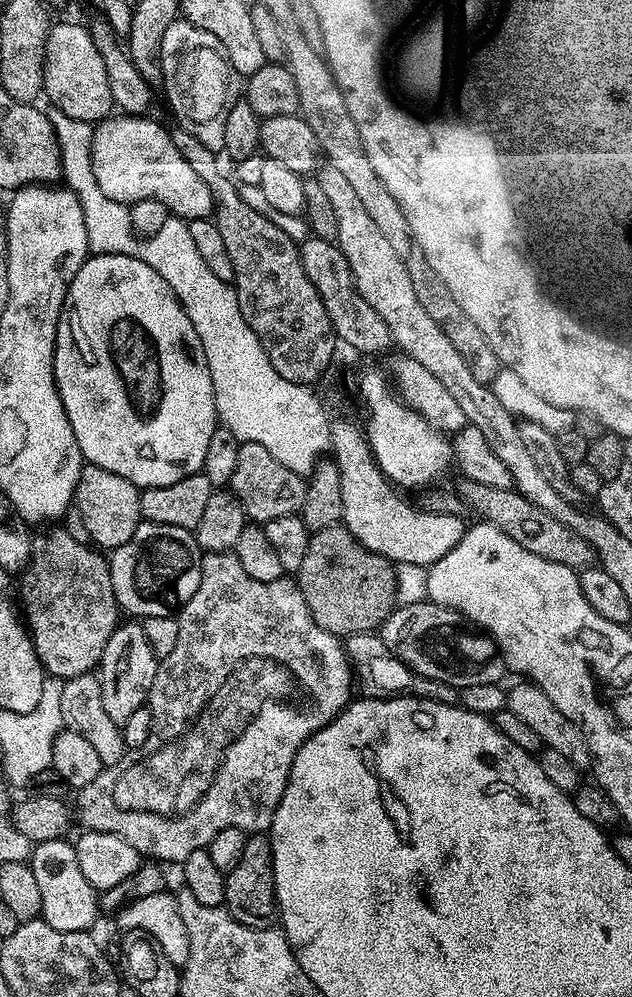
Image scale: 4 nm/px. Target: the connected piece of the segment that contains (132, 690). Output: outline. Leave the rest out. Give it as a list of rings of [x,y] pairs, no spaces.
[[[121,623],[110,634],[102,650],[98,669],[102,686],[102,706],[106,709],[106,715],[121,726],[126,722],[126,718],[134,715],[134,710],[147,705],[148,694],[154,686],[158,663],[158,657],[154,654],[150,642],[146,642],[143,623],[128,623],[132,624]]]

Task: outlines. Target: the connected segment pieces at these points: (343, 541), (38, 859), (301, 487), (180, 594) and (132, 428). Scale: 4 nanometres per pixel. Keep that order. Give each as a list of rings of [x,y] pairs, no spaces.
[[[340,524],[309,535],[298,583],[314,622],[341,638],[357,636],[359,632],[375,633],[398,604],[394,564],[368,552]]]
[[[67,839],[42,840],[33,847],[30,863],[34,878],[38,881],[38,890],[42,893],[40,916],[54,930],[67,932],[87,932],[98,917],[97,889],[86,882],[82,869],[78,867],[78,854],[75,843]]]
[[[243,442],[238,450],[238,462],[234,465],[234,478],[230,485],[230,491],[236,495],[238,502],[242,502],[242,510],[249,521],[263,525],[270,522],[270,518],[282,518],[283,516],[294,516],[299,513],[306,498],[308,489],[305,477],[294,474],[294,470],[286,470],[266,446],[258,446],[258,442]]]
[[[141,522],[138,530],[134,530],[134,538],[111,553],[108,569],[114,586],[117,605],[129,612],[129,617],[170,616],[179,613],[186,602],[198,590],[198,582],[202,578],[202,566],[205,553],[194,535],[193,529],[182,526],[162,526]]]
[[[89,255],[78,270],[78,274],[74,274],[74,282],[70,282],[64,299],[64,309],[58,322],[54,350],[54,378],[56,389],[62,398],[62,406],[66,410],[66,418],[70,418],[74,438],[78,438],[78,446],[87,463],[102,466],[102,470],[110,470],[110,474],[118,474],[118,478],[126,478],[126,482],[130,482],[135,488],[141,490],[154,486],[170,486],[170,482],[182,482],[182,478],[192,476],[203,469],[206,462],[206,450],[210,447],[210,438],[218,426],[210,366],[206,366],[206,354],[202,350],[202,342],[190,318],[186,318],[186,310],[182,310],[174,290],[166,286],[166,278],[162,278],[158,270],[146,266],[146,262],[142,262],[139,256]]]

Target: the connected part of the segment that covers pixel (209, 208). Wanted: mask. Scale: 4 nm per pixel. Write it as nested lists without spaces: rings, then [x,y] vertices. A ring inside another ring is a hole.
[[[116,114],[99,121],[93,127],[90,158],[94,166],[94,179],[98,181],[99,189],[106,194],[106,198],[114,198],[118,203],[129,206],[140,200],[157,200],[168,208],[173,217],[185,222],[211,217],[214,212],[214,201],[210,186],[206,186],[206,182],[202,182],[202,178],[198,178],[198,173],[188,165],[186,158],[178,154],[171,131],[167,127],[164,129],[158,121],[148,119],[147,115]]]

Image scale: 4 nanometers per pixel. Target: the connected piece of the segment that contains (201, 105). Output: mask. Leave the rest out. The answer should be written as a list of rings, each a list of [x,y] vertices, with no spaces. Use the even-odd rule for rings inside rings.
[[[178,18],[168,27],[166,34],[162,34],[160,74],[164,96],[168,99],[173,114],[176,115],[175,123],[194,138],[198,138],[198,142],[202,142],[202,146],[206,146],[214,153],[223,153],[226,142],[226,114],[230,114],[230,106],[235,104],[238,99],[236,91],[239,88],[241,91],[242,80],[237,73],[232,71],[232,64],[224,55],[218,38],[214,38],[214,34],[194,26],[189,20]]]

